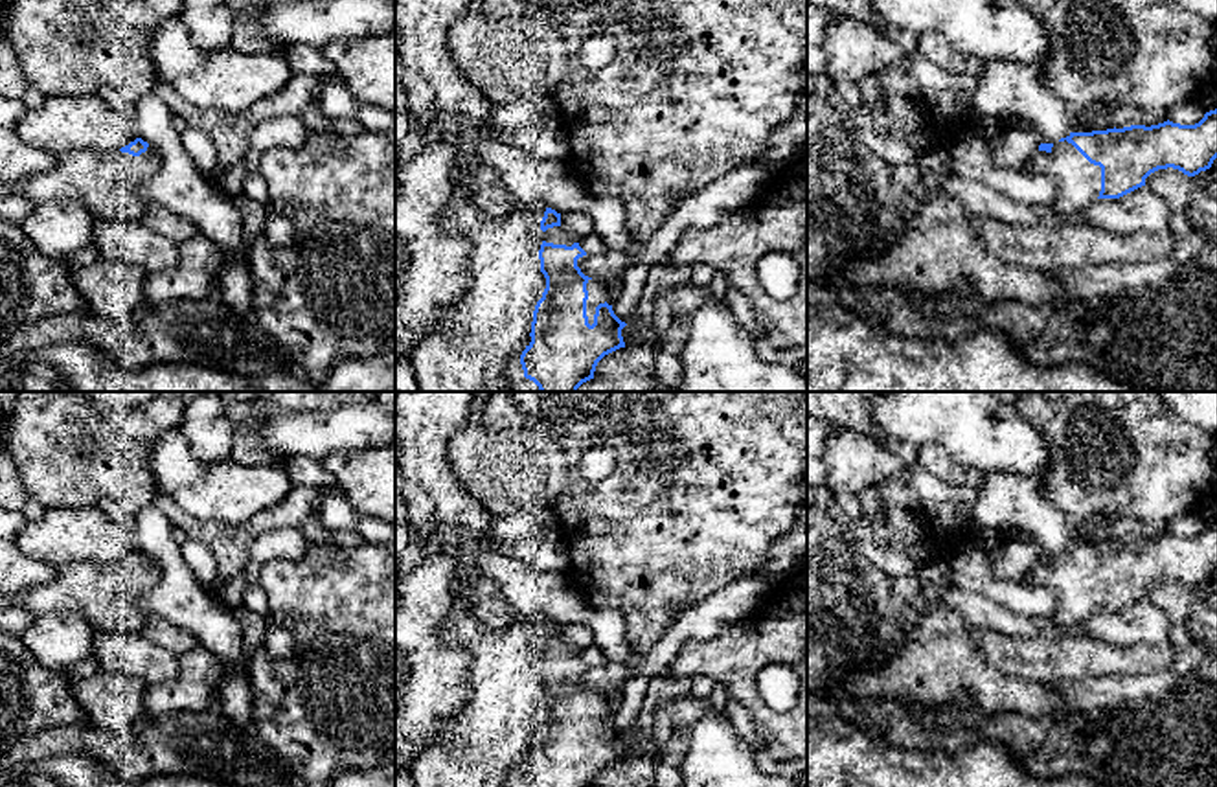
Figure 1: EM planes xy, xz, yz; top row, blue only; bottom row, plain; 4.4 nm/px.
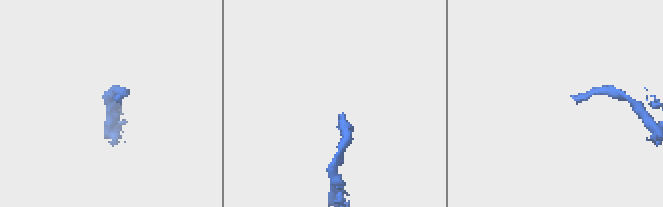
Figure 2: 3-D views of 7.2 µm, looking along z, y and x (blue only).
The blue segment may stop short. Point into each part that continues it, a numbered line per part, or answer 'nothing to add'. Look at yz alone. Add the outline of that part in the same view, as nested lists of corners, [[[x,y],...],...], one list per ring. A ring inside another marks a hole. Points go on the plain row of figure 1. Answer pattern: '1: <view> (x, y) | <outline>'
1: yz (1078, 593) | [[[1066,552],[1055,553],[1050,565],[1037,563],[1028,581],[1048,585],[1055,592],[1052,620],[1061,627],[1079,625],[1099,609],[1101,579]]]

